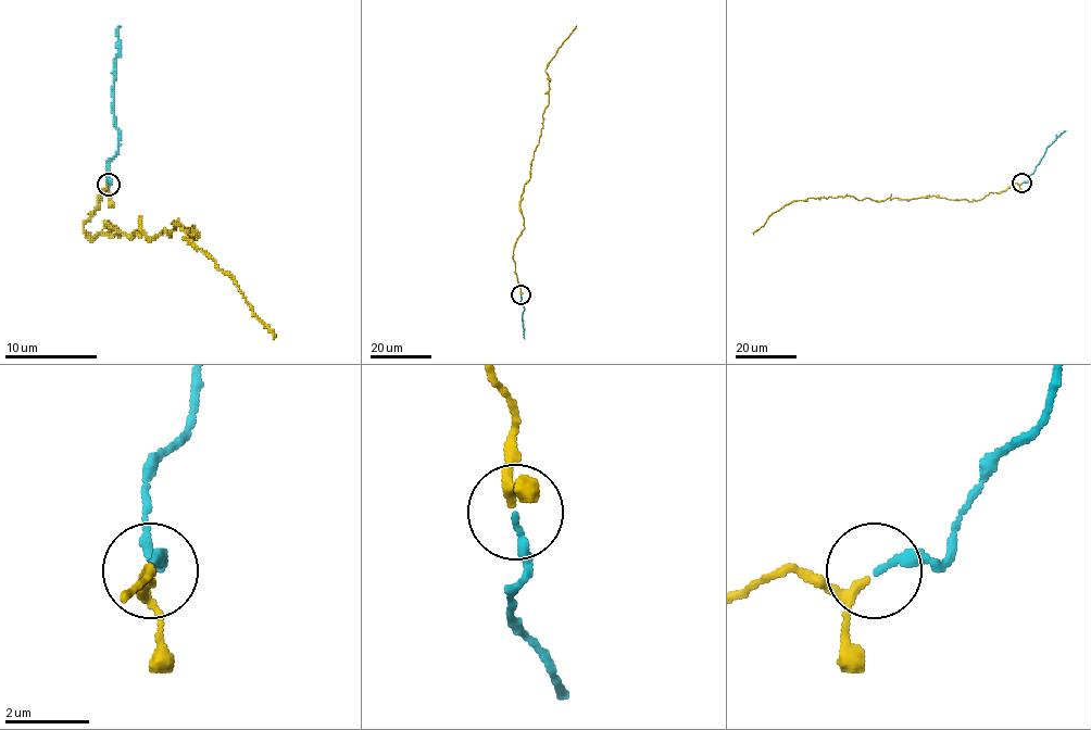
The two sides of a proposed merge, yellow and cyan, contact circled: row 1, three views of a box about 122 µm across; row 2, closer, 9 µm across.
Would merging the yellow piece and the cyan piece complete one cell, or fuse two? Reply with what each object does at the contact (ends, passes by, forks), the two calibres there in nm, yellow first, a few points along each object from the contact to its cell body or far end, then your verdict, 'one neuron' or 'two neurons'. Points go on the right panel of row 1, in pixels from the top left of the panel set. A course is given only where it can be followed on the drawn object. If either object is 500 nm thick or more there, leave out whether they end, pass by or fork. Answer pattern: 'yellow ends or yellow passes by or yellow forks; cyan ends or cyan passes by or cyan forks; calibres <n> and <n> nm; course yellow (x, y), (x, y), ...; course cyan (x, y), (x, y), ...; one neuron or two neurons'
yellow passes by; cyan ends; calibres 180 and 170 nm; course yellow (1021, 184), (969, 201), (936, 196), (881, 201), (849, 196), (807, 198), (774, 212), (753, 234); course cyan (1021, 183), (1027, 181), (1045, 149), (1066, 130); one neuron

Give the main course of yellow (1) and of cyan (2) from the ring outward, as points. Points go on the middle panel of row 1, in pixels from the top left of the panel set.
1: (521, 294), (513, 250), (524, 228), (519, 201), (530, 178), (549, 100), (546, 70), (575, 26)
2: (521, 294), (525, 339)

